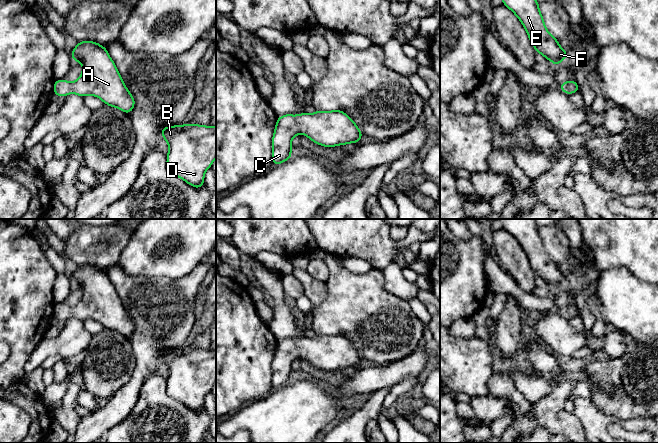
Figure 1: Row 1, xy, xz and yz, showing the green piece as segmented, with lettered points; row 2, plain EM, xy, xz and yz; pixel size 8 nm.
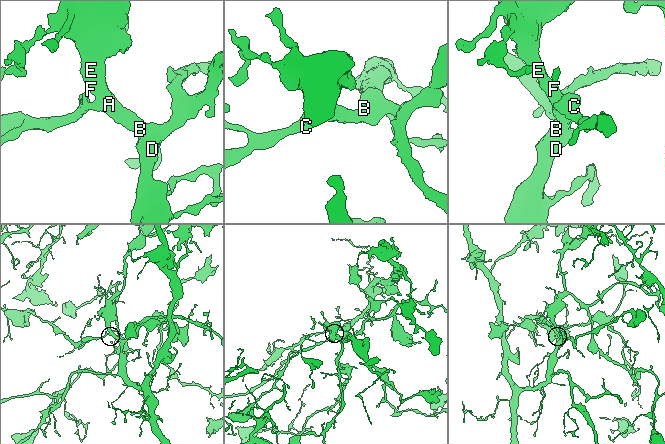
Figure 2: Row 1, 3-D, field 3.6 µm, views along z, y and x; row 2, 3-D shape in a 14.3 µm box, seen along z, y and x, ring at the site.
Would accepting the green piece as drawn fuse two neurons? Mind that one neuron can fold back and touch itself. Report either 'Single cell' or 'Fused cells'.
Single cell

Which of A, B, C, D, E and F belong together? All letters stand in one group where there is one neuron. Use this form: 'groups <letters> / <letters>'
groups A B C D E F

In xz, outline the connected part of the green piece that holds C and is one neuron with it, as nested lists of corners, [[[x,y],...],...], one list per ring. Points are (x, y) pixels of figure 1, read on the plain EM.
[[[342,334],[279,340],[272,361],[273,389],[279,389],[292,381],[291,364],[300,357],[315,368],[325,371],[359,367],[364,360],[355,346]]]

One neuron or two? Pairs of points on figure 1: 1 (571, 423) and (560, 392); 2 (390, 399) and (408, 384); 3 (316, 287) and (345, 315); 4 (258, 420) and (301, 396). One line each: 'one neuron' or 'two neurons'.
1: one neuron
2: one neuron
3: two neurons
4: one neuron

